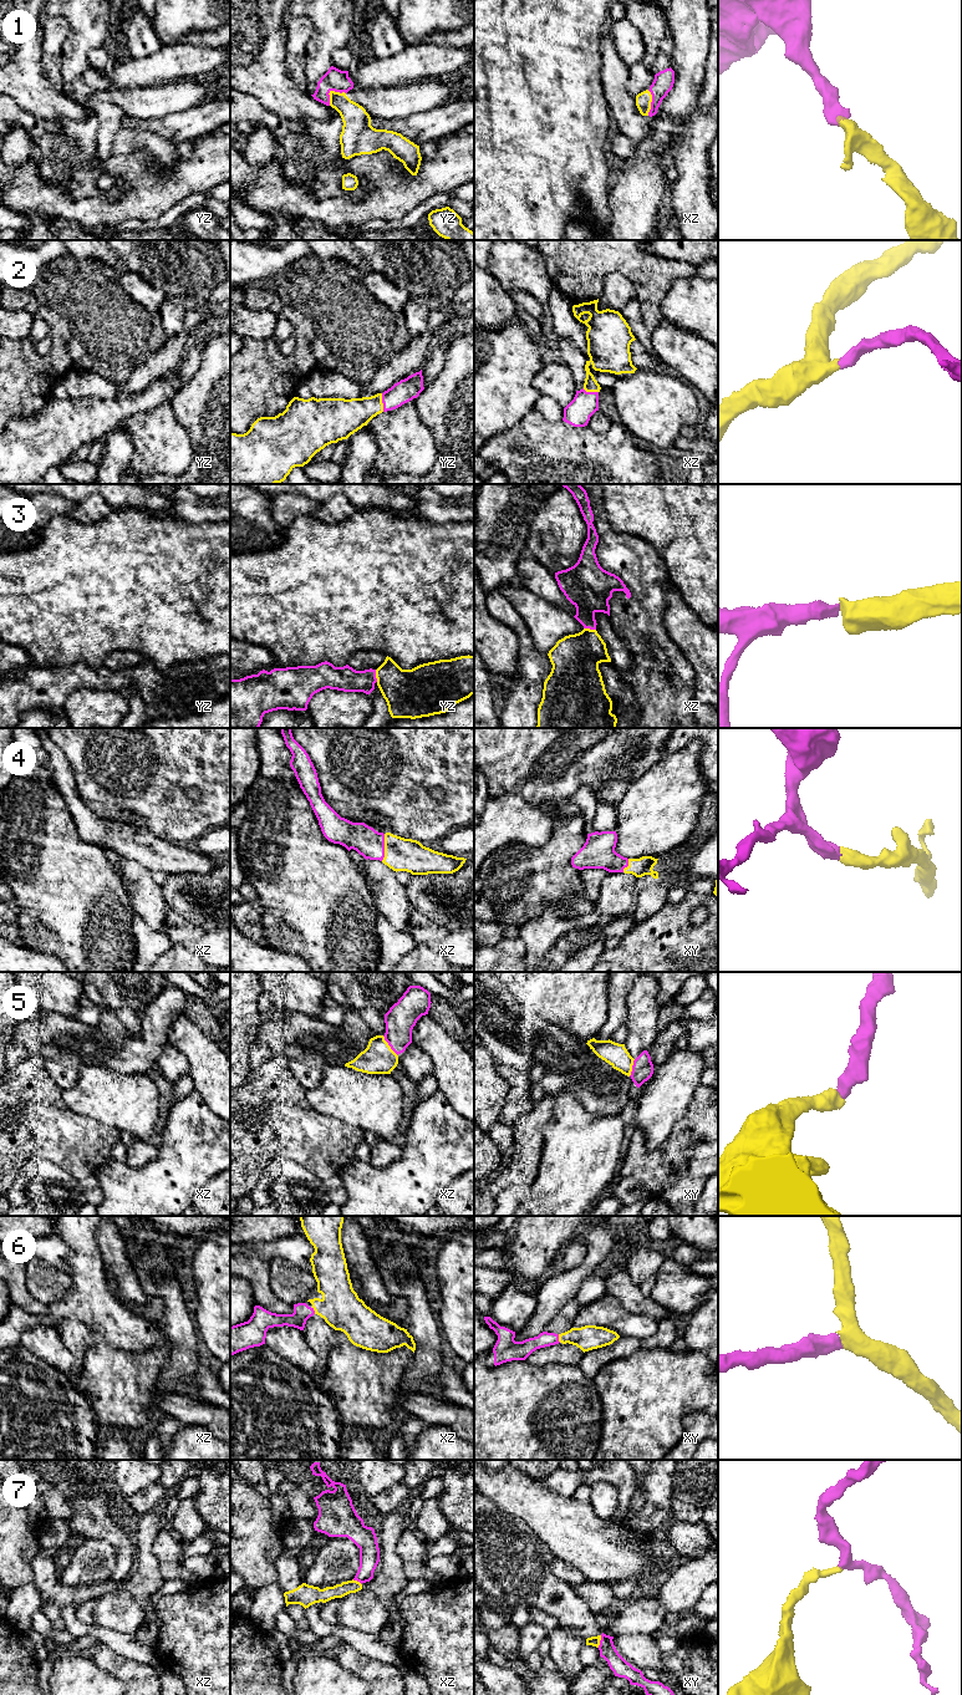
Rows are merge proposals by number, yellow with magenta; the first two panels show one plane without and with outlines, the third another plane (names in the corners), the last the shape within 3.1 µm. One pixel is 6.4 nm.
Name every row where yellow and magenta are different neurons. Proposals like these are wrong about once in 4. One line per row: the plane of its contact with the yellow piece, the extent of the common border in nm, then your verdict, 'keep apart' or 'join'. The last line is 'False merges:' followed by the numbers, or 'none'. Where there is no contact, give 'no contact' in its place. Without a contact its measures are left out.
1: meets yellow in yz; contact 140 nm long; join
2: meets yellow in yz; contact 120 nm long; join
3: meets yellow in yz; contact 80 nm long; join
4: meets yellow in xz; contact 180 nm long; join
5: meets yellow in xz; contact 170 nm long; join
6: meets yellow in xy; contact 60 nm long; join
7: meets yellow in xy; contact 80 nm long; keep apart
False merges: 7

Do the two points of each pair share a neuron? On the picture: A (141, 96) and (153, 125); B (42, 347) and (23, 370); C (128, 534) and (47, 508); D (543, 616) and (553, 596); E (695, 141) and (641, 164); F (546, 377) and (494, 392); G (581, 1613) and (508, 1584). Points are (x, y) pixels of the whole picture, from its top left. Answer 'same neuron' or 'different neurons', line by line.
A: different neurons
B: different neurons
C: different neurons
D: different neurons
E: different neurons
F: different neurons
G: same neuron

